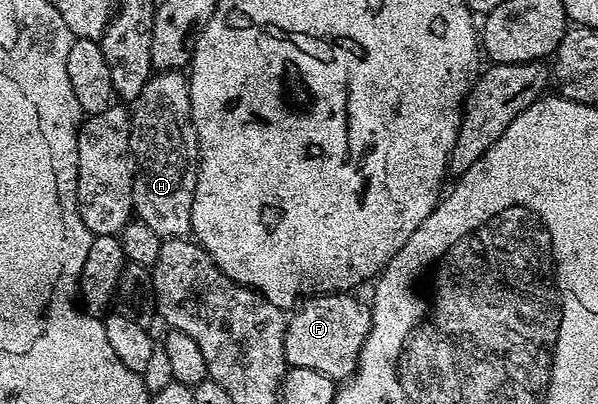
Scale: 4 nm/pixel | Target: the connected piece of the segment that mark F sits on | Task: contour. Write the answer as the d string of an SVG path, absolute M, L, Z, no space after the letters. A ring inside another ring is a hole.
M354 293L312 295L293 308L284 333L284 357L290 367L316 369L316 373L324 373L335 381L345 381L353 375L370 332L369 306L356 296Z

